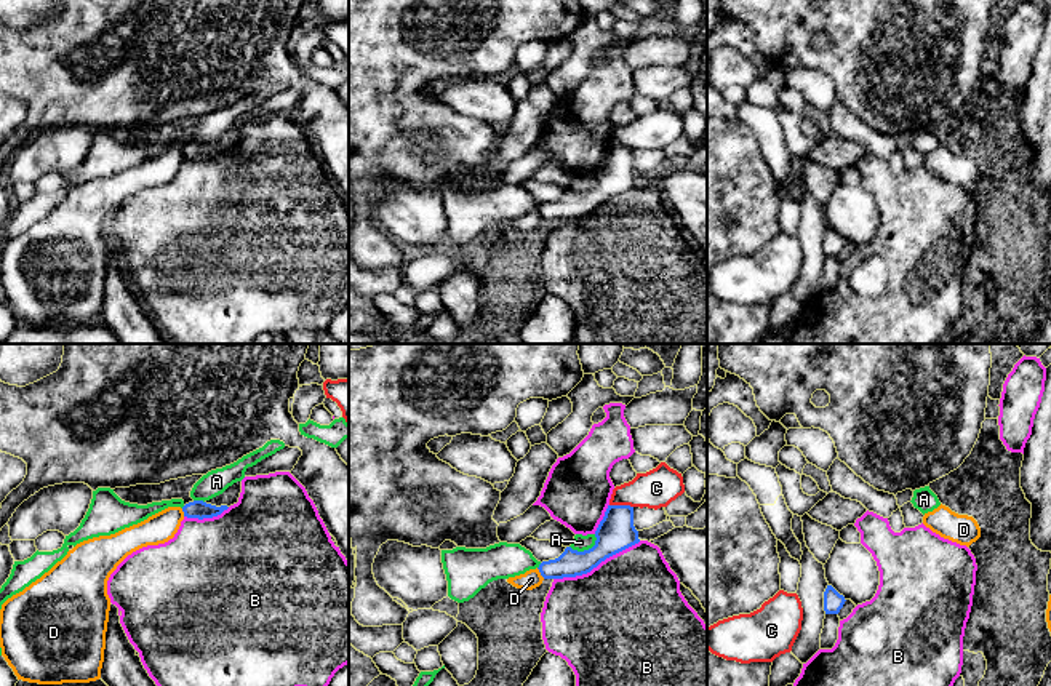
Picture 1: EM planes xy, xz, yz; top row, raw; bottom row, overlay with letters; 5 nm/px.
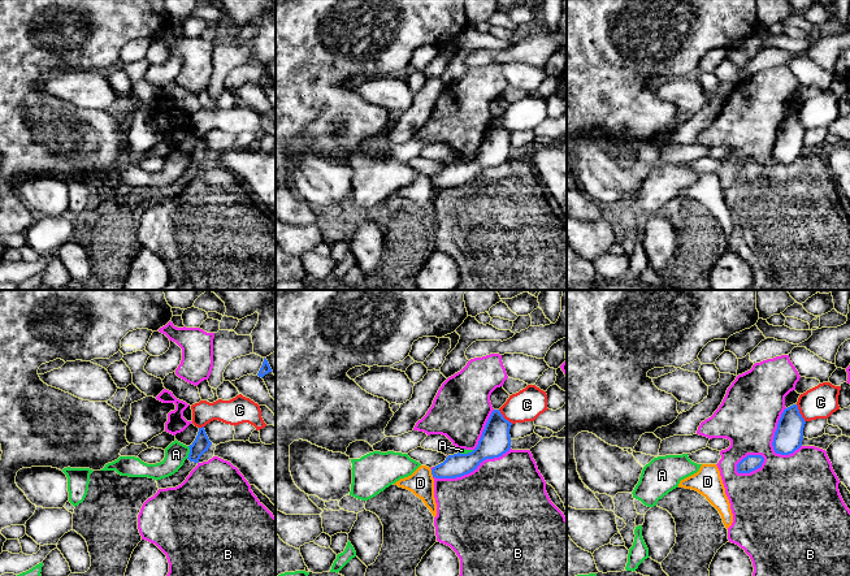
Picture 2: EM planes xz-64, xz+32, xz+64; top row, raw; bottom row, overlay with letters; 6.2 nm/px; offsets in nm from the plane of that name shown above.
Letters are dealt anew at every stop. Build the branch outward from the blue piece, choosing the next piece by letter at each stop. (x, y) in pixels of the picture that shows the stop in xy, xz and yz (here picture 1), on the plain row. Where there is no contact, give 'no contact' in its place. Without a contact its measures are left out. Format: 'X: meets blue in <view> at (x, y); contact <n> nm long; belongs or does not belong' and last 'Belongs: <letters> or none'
A: meets blue in xz at (584, 192); contact 150 nm long; does not belong
B: meets blue in xz at (597, 207); contact 480 nm long; does not belong
C: meets blue in xz at (621, 147); contact 120 nm long; does not belong
D: meets blue in xz at (539, 213); contact 70 nm long; does not belong
Belongs: none

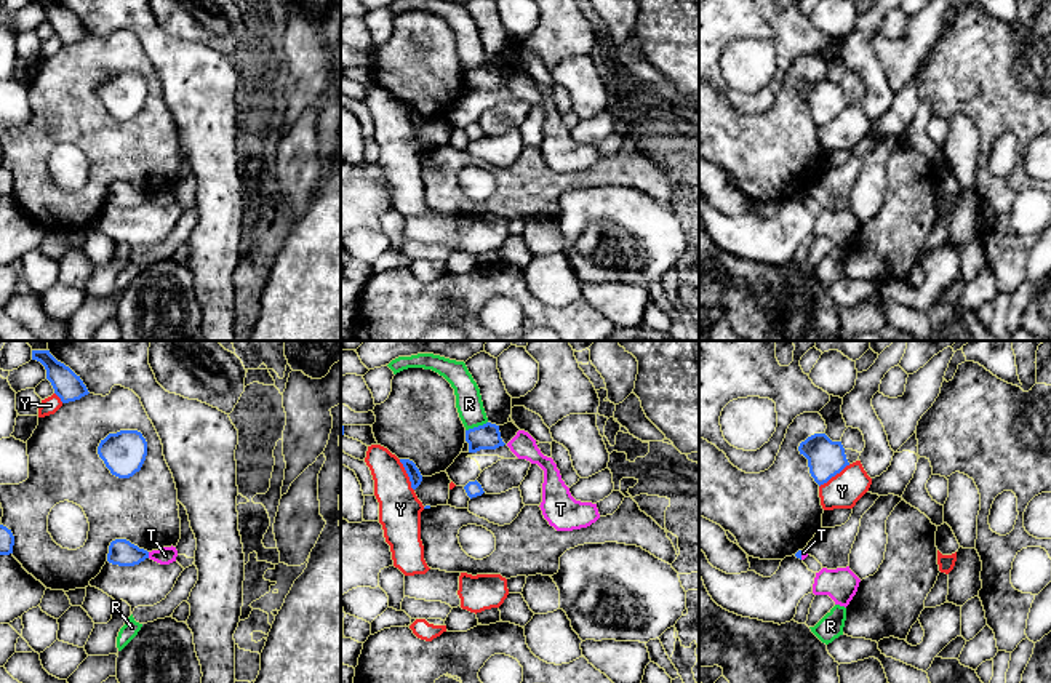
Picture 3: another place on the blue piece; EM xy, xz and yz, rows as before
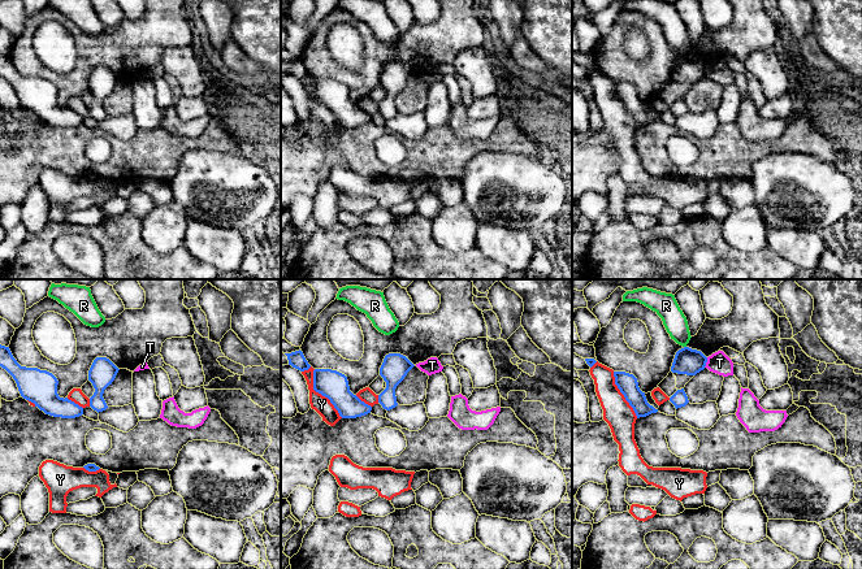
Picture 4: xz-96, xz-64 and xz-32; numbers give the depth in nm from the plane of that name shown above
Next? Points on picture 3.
R: meets blue in xz at (475, 69); contact 120 nm long; does not belong
T: meets blue in xy at (147, 197); contact 30 nm long; does not belong
Y: meets blue in xz at (408, 117); contact 180 nm long; does not belong
Belongs: none

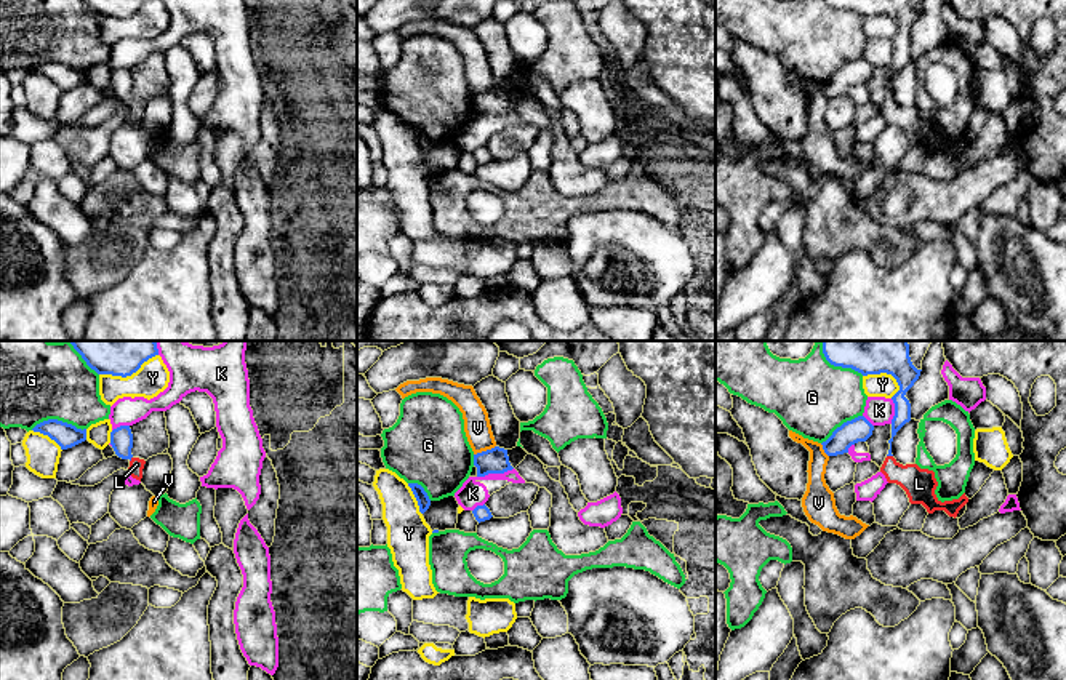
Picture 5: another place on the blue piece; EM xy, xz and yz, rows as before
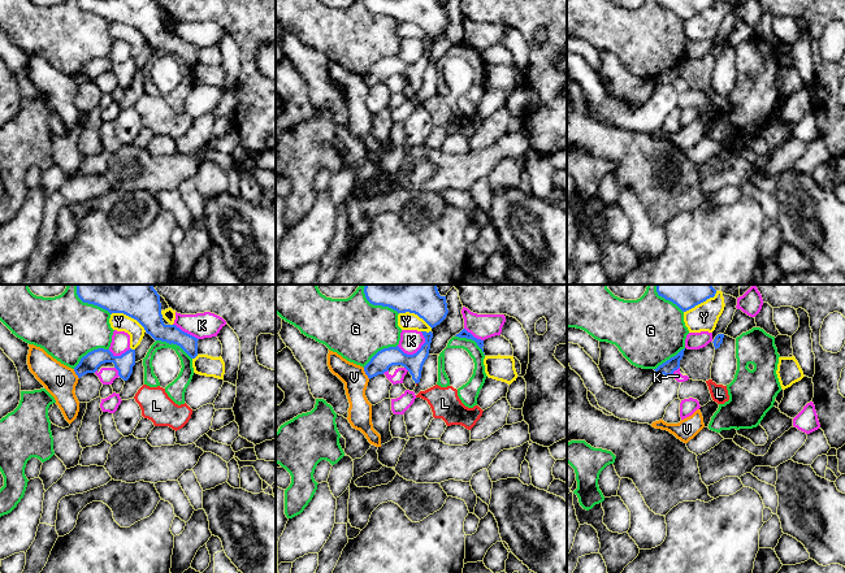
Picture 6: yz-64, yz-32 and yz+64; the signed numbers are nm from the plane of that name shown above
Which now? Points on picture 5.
G: meets blue in xy at (58, 63); contact 280 nm long; does not belong
K: meets blue in xz at (495, 114); contact 190 nm long; does not belong
L: meets blue in yz at (890, 96); contact 30 nm long; belongs
V: meets blue in xz at (484, 93); contact 120 nm long; does not belong
Y: meets blue in xy at (124, 18); contact 260 nm long; does not belong
Belongs: L

